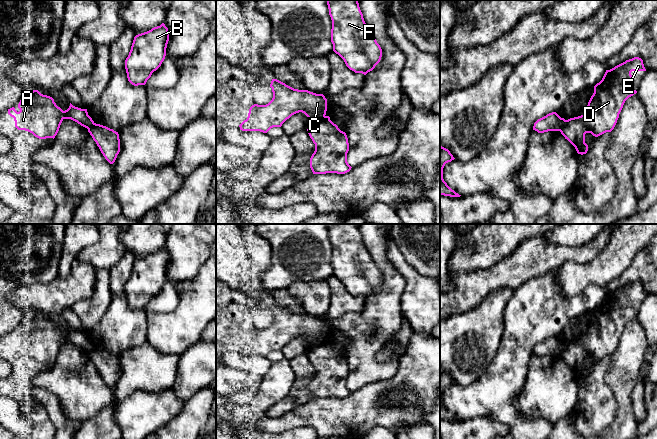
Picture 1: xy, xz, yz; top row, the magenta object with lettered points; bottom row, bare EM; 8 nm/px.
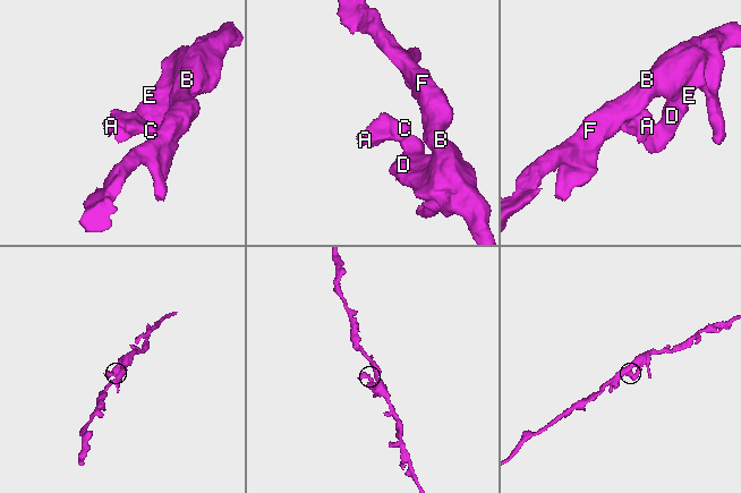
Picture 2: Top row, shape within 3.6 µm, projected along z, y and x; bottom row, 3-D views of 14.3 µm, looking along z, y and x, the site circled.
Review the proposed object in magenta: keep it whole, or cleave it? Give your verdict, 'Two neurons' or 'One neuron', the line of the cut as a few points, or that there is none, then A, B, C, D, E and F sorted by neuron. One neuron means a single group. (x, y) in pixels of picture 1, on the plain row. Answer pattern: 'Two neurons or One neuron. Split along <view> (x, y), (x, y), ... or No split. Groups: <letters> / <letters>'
Two neurons. Split along xz (324, 339), (311, 348). Groups: A C / B D E F

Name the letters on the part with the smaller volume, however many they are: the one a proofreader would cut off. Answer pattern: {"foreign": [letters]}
{"foreign": ["A", "C"]}

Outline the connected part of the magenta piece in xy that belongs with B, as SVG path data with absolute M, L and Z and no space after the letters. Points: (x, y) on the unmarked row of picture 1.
M164 247L134 261L125 284L127 302L132 309L145 309L152 297L161 290L168 265L169 256Z

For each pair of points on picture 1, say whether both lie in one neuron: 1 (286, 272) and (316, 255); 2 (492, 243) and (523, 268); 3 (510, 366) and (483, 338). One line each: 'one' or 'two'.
1: one
2: two
3: two

